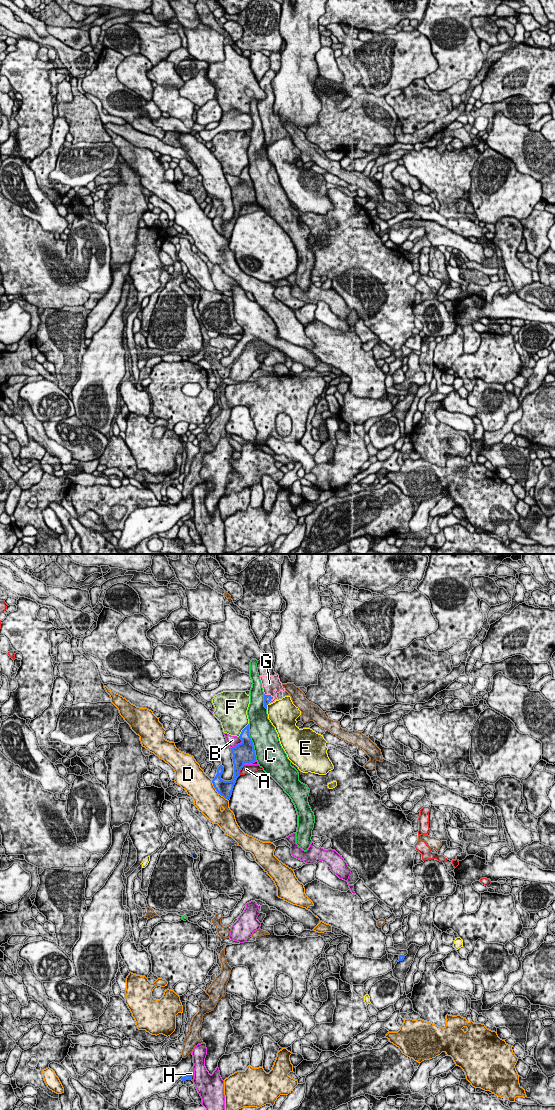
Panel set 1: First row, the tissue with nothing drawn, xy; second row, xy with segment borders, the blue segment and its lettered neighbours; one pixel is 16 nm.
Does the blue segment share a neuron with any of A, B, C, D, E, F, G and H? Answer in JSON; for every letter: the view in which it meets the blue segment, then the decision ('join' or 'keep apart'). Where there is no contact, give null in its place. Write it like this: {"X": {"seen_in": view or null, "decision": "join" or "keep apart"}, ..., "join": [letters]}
{"A": {"seen_in": "xy", "decision": "keep apart"}, "B": {"seen_in": "xy", "decision": "keep apart"}, "C": {"seen_in": "xy", "decision": "keep apart"}, "D": {"seen_in": "xy", "decision": "keep apart"}, "E": {"seen_in": "xy", "decision": "keep apart"}, "F": {"seen_in": "xy", "decision": "keep apart"}, "G": {"seen_in": "xy", "decision": "join"}, "H": {"seen_in": "xy", "decision": "keep apart"}, "join": ["G"]}

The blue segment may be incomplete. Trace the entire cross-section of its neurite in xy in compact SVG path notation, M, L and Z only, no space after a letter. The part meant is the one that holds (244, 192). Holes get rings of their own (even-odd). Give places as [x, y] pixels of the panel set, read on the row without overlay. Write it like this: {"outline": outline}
{"outline": "M249 164L242 170L239 178L242 180L242 182L231 188L234 204L233 219L231 221L224 221L221 219L224 207L220 205L217 209L215 218L212 220L213 226L218 234L223 236L225 239L230 239L236 220L240 216L239 211L244 204L249 204L256 201L254 185L249 175Z"}

